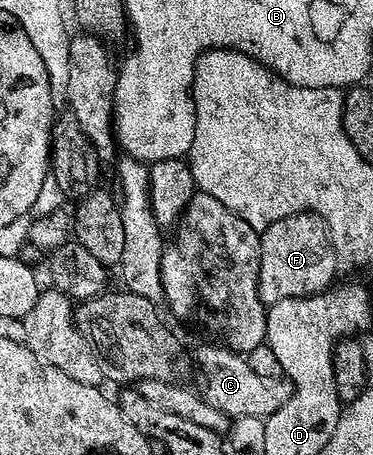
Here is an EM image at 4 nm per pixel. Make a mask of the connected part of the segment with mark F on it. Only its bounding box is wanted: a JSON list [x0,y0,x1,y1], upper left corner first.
[258,211,340,305]

